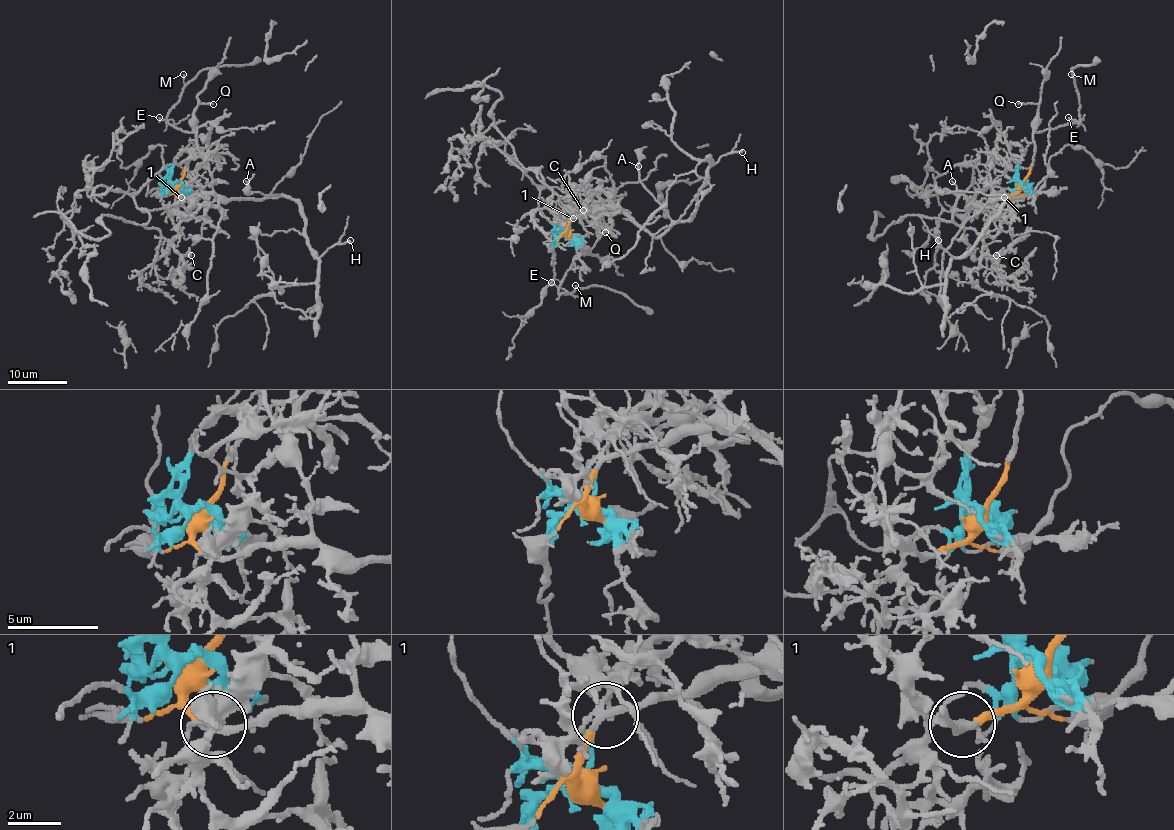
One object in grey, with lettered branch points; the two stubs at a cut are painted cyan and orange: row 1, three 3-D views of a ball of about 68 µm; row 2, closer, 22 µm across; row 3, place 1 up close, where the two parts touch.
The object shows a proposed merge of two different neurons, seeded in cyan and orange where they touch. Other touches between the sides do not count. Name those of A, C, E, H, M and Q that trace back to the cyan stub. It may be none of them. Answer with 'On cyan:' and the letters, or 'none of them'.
On cyan: C

